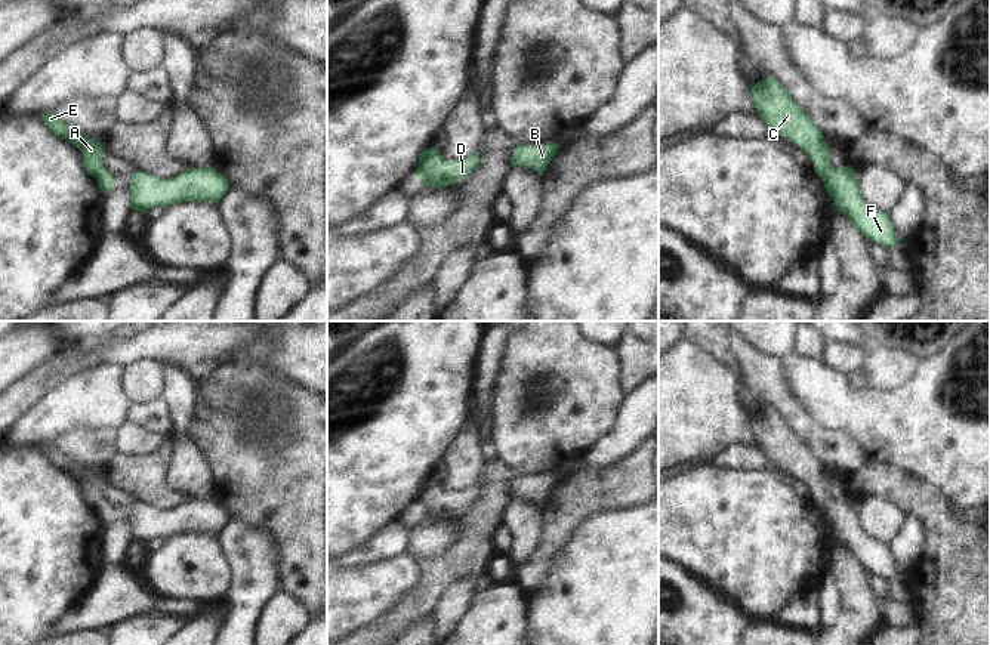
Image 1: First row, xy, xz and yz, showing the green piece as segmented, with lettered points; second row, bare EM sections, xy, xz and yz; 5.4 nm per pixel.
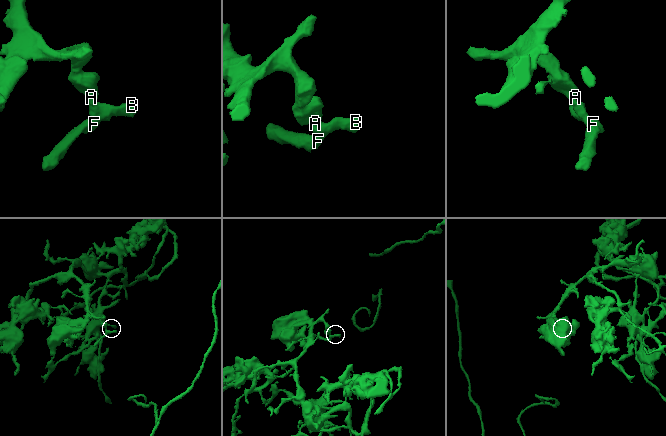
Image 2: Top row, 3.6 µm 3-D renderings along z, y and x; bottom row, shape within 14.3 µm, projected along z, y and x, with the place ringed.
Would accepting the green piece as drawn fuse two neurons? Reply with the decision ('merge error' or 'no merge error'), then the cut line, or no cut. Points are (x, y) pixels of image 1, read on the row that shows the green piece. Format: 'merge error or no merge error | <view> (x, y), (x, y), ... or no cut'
no merge error | no cut

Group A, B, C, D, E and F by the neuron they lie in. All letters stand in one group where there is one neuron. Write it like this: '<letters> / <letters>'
A B C D E F

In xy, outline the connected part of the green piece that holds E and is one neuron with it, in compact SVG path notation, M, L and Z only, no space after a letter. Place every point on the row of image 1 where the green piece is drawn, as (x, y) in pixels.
M55 112L41 114L40 118L56 136L67 139L83 152L87 175L92 175L98 180L101 192L108 194L114 188L117 178L110 175L102 164L105 152L102 151L101 142L89 139Z

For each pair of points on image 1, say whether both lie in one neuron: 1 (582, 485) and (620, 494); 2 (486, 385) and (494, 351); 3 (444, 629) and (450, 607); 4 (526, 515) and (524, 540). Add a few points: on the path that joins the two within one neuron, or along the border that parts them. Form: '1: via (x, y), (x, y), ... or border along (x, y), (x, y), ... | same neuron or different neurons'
1: via (591, 488), (611, 488) | same neuron
2: via (486, 376), (490, 360) | same neuron
3: via (446, 623), (447, 613) | same neuron
4: via (524, 521), (524, 534) | same neuron

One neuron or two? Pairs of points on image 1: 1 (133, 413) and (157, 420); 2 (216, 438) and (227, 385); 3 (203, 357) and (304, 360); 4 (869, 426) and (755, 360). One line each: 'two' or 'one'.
1: one
2: two
3: one
4: two

